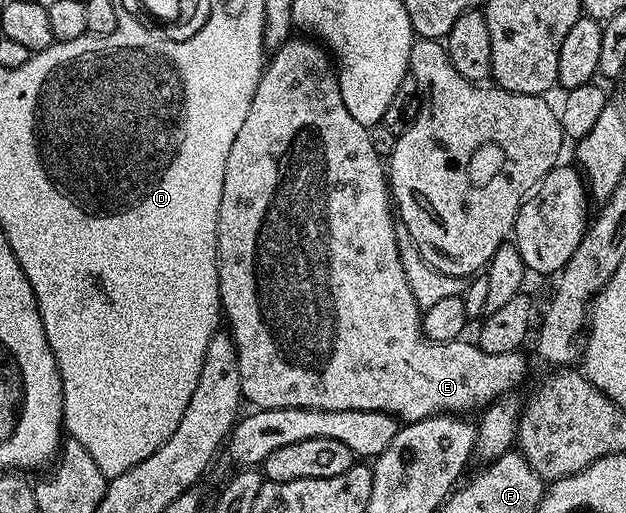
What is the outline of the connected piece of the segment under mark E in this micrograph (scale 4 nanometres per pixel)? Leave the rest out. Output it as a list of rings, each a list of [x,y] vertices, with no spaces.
[[[291,38],[291,39],[288,39],[288,40],[285,40],[285,41],[284,41],[284,42],[283,42],[283,43],[282,43],[282,44],[281,44],[281,46],[279,46],[279,48],[275,48],[275,49],[273,49],[273,52],[272,52],[272,55],[271,55],[271,56],[270,56],[270,57],[269,57],[269,60],[268,60],[268,63],[267,63],[267,64],[266,64],[266,65],[265,65],[265,67],[263,67],[263,69],[262,69],[262,77],[261,77],[261,78],[260,78],[260,82],[259,82],[259,83],[258,83],[258,85],[257,85],[257,86],[256,86],[256,90],[255,90],[255,91],[254,91],[254,97],[253,97],[253,98],[252,98],[252,106],[248,106],[248,115],[247,115],[247,116],[246,116],[246,117],[245,117],[245,118],[244,118],[244,123],[243,123],[243,124],[242,124],[242,125],[241,125],[241,126],[240,126],[240,131],[239,131],[239,132],[238,132],[238,133],[237,133],[237,134],[236,134],[236,138],[235,138],[235,139],[234,139],[234,141],[233,141],[233,142],[232,142],[232,146],[231,146],[231,147],[230,147],[230,149],[229,149],[229,150],[228,150],[228,158],[227,158],[227,159],[226,159],[226,165],[225,165],[225,166],[224,166],[224,190],[223,190],[223,191],[222,191],[222,197],[221,197],[221,198],[220,198],[220,214],[219,214],[219,215],[218,215],[218,293],[219,293],[219,294],[220,294],[220,298],[221,298],[221,299],[222,299],[222,316],[223,316],[223,317],[224,317],[224,320],[225,320],[225,323],[226,323],[226,320],[227,320],[227,322],[228,322],[228,323],[230,323],[230,328],[229,328],[229,327],[228,327],[228,335],[229,335],[229,336],[231,336],[231,337],[232,337],[232,339],[234,339],[234,345],[235,345],[235,346],[236,346],[236,358],[237,358],[237,359],[238,359],[238,361],[239,361],[239,362],[240,362],[240,390],[241,390],[241,391],[242,391],[242,399],[243,399],[243,401],[245,401],[245,403],[246,403],[246,404],[247,404],[247,405],[248,405],[248,404],[249,404],[249,403],[250,403],[250,406],[253,406],[253,407],[254,407],[254,408],[255,408],[255,409],[260,409],[260,408],[319,408],[319,409],[320,409],[320,410],[332,410],[332,411],[333,411],[333,412],[339,412],[339,411],[340,411],[340,410],[364,410],[364,411],[365,411],[365,412],[386,412],[386,413],[387,413],[387,414],[389,414],[389,416],[392,416],[392,417],[395,417],[395,418],[397,418],[397,419],[398,419],[398,420],[399,420],[399,421],[402,421],[402,422],[409,422],[409,421],[412,421],[412,420],[423,420],[423,419],[424,419],[424,418],[428,418],[428,417],[429,417],[429,416],[441,416],[441,415],[443,415],[443,414],[470,414],[470,413],[466,413],[466,412],[470,412],[470,411],[472,411],[472,410],[473,410],[473,408],[475,408],[475,410],[481,410],[481,409],[483,409],[483,408],[485,408],[485,407],[486,407],[486,405],[487,405],[487,404],[490,404],[490,403],[492,403],[492,402],[493,402],[493,400],[496,400],[496,399],[498,399],[498,397],[499,397],[499,396],[505,396],[505,395],[507,395],[507,392],[508,392],[508,390],[514,390],[514,387],[516,387],[516,386],[517,386],[517,384],[518,384],[518,383],[520,383],[520,382],[521,382],[521,380],[522,380],[522,379],[524,379],[524,378],[525,378],[525,376],[526,376],[526,360],[525,360],[525,358],[524,358],[524,357],[522,357],[522,355],[523,355],[523,353],[522,353],[522,352],[521,352],[521,351],[517,351],[517,352],[505,352],[505,353],[504,353],[504,354],[488,354],[488,353],[487,353],[487,352],[486,352],[486,351],[484,351],[484,349],[482,349],[482,348],[479,348],[479,347],[478,347],[478,345],[477,345],[477,343],[474,343],[474,342],[471,342],[471,341],[470,341],[470,344],[469,344],[469,342],[468,342],[468,341],[466,341],[466,338],[459,338],[459,339],[457,339],[457,340],[453,340],[453,341],[452,341],[452,342],[436,342],[436,341],[435,341],[435,340],[430,340],[430,339],[428,339],[428,338],[427,338],[427,336],[426,336],[426,335],[425,335],[425,334],[423,334],[423,332],[422,332],[422,312],[421,312],[421,311],[420,311],[420,309],[419,309],[419,307],[418,307],[418,304],[417,304],[417,302],[416,302],[416,298],[414,298],[414,297],[413,297],[413,294],[412,294],[412,290],[410,290],[410,289],[409,289],[409,286],[408,286],[408,280],[406,280],[406,278],[405,278],[405,274],[404,274],[404,266],[402,266],[402,265],[401,265],[401,250],[400,250],[400,248],[399,248],[399,244],[398,244],[398,240],[397,240],[397,232],[396,232],[396,229],[395,229],[395,227],[396,227],[396,218],[395,218],[395,215],[394,215],[394,214],[393,214],[393,213],[392,213],[392,197],[391,197],[391,194],[390,194],[390,185],[389,185],[389,183],[388,183],[388,172],[387,172],[387,169],[386,169],[386,168],[385,168],[385,167],[384,167],[384,160],[383,160],[383,157],[380,157],[380,156],[378,156],[378,155],[377,155],[377,154],[376,154],[376,151],[375,151],[375,147],[373,147],[373,146],[372,146],[372,141],[371,141],[371,139],[370,139],[370,137],[369,137],[369,132],[370,132],[370,129],[368,129],[368,128],[365,128],[365,127],[364,127],[364,126],[363,126],[363,125],[362,125],[362,124],[361,124],[361,123],[360,123],[360,122],[356,122],[356,118],[352,118],[352,114],[348,114],[348,106],[344,106],[344,98],[343,98],[343,97],[342,97],[342,95],[341,95],[341,94],[340,94],[340,86],[339,86],[339,85],[338,85],[338,73],[337,73],[337,71],[336,71],[336,68],[335,68],[335,65],[334,65],[334,64],[333,64],[333,63],[332,63],[332,60],[331,60],[331,57],[330,57],[330,56],[329,56],[329,55],[328,55],[328,52],[327,52],[327,49],[326,49],[326,48],[325,48],[325,47],[323,47],[323,45],[322,45],[322,44],[321,44],[321,43],[318,43],[318,42],[315,42],[315,41],[314,41],[314,40],[313,40],[313,39],[310,39],[310,38],[302,38],[302,39],[306,39],[306,40],[297,40],[297,38]]]

